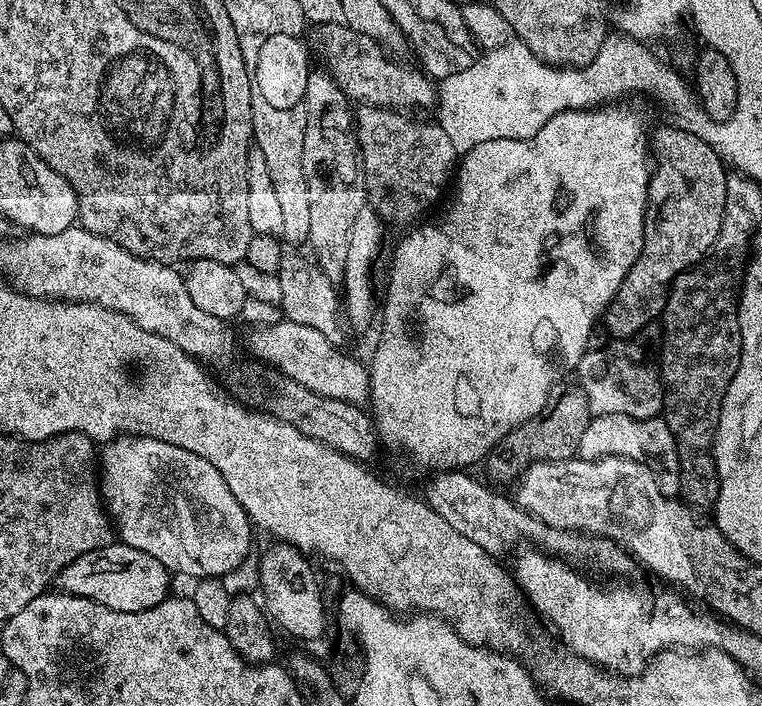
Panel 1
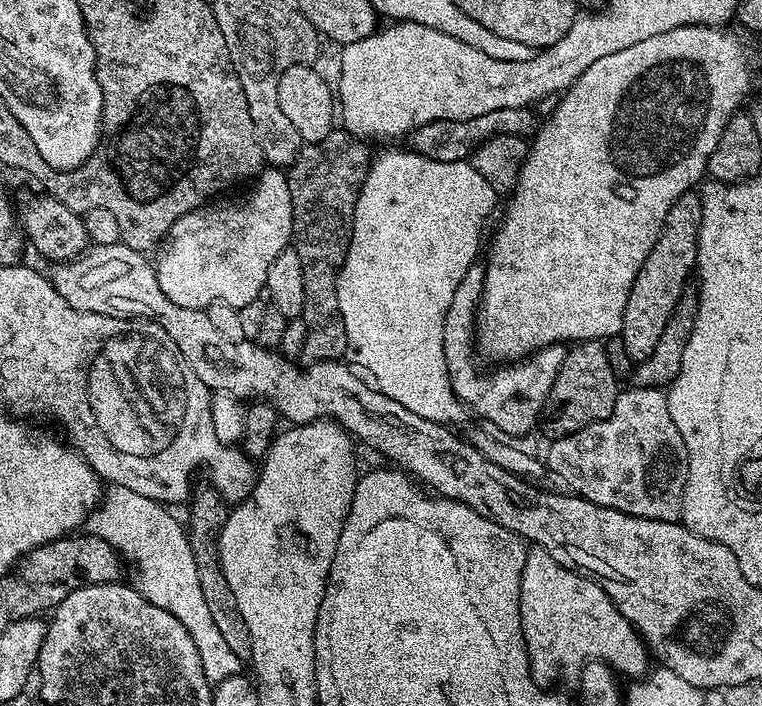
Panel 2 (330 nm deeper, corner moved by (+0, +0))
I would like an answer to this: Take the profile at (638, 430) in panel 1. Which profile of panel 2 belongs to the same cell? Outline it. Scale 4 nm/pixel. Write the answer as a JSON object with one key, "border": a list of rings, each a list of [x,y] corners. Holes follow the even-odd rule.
{"border":[[[628,386],[617,395],[610,418],[569,436],[557,436],[551,443],[546,455],[549,473],[565,480],[583,500],[647,520],[681,519],[688,455],[661,389]]]}

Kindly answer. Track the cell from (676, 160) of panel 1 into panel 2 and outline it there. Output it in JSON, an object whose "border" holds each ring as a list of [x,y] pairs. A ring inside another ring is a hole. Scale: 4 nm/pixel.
{"border":[[[695,191],[682,194],[682,198],[670,206],[670,214],[666,214],[666,222],[662,222],[658,242],[654,242],[654,250],[650,250],[646,262],[642,262],[642,270],[638,270],[638,278],[634,278],[630,298],[626,298],[626,314],[622,318],[619,339],[624,340],[624,352],[632,362],[645,360],[654,354],[654,346],[658,346],[658,338],[662,338],[666,322],[670,322],[670,314],[674,314],[680,296],[689,287],[688,275],[697,271],[701,226],[702,202],[699,195]]]}

